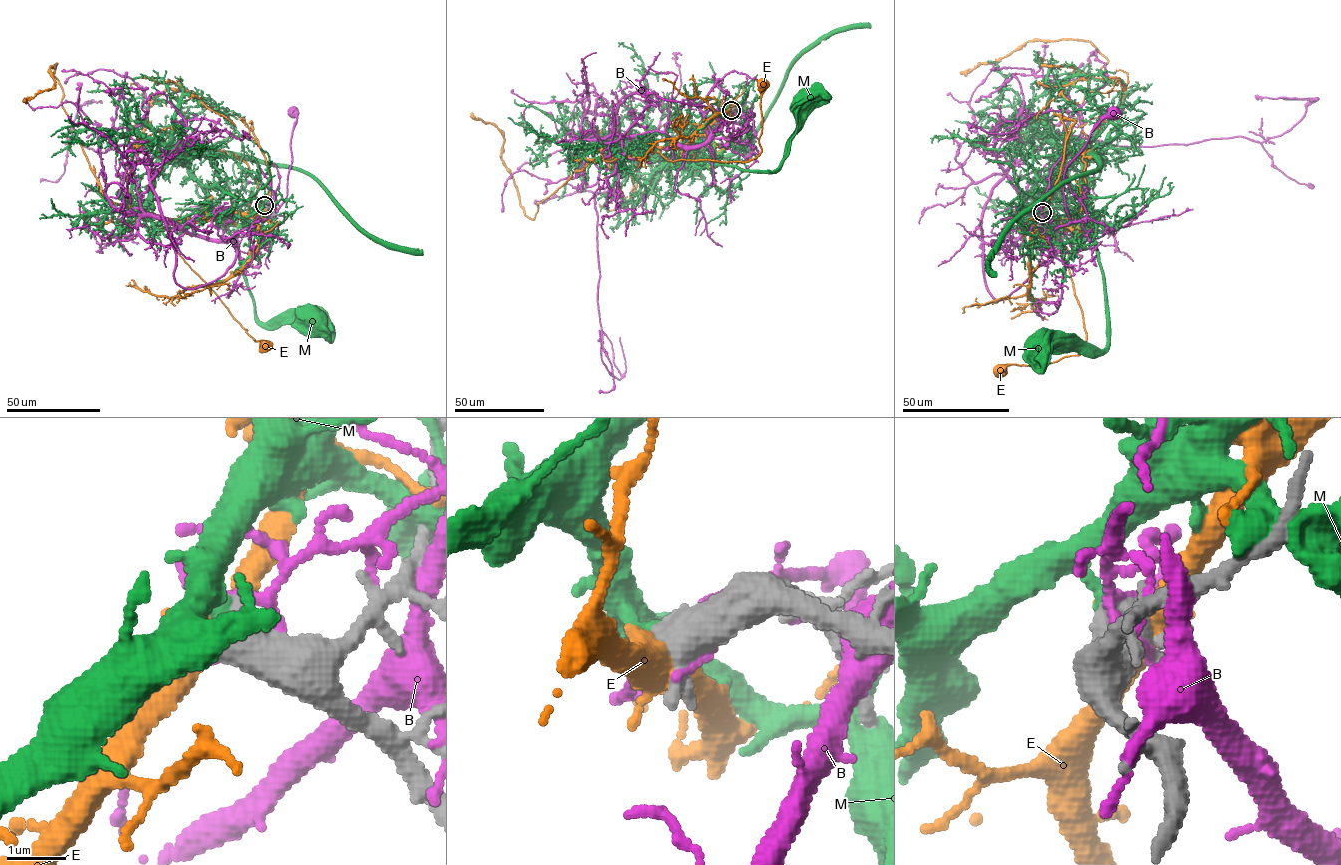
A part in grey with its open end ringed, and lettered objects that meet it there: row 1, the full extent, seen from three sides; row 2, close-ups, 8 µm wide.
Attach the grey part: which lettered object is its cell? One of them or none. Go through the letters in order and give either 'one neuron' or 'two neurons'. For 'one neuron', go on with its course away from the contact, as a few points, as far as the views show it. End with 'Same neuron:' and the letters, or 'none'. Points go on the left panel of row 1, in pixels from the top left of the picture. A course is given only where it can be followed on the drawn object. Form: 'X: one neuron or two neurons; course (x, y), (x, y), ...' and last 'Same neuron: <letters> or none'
B: two neurons
E: two neurons
M: two neurons
Same neuron: none

